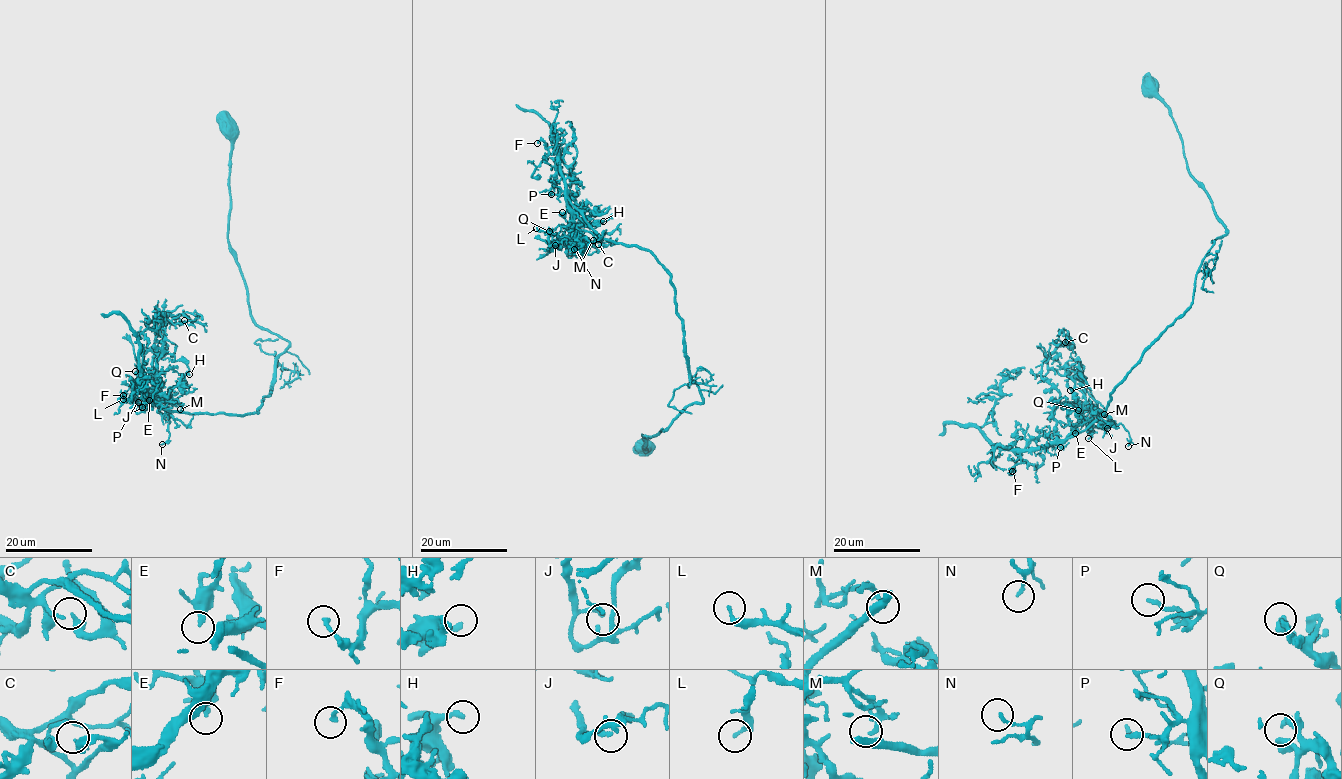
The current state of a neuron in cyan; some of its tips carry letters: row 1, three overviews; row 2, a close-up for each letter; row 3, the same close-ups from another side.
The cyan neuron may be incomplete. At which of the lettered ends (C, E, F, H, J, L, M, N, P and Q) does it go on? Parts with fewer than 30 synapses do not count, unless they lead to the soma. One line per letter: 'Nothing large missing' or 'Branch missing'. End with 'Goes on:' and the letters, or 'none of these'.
C: Nothing large missing
E: Nothing large missing
F: Nothing large missing
H: Nothing large missing
J: Nothing large missing
L: Nothing large missing
M: Nothing large missing
N: Nothing large missing
P: Nothing large missing
Q: Nothing large missing
Goes on: none of these

